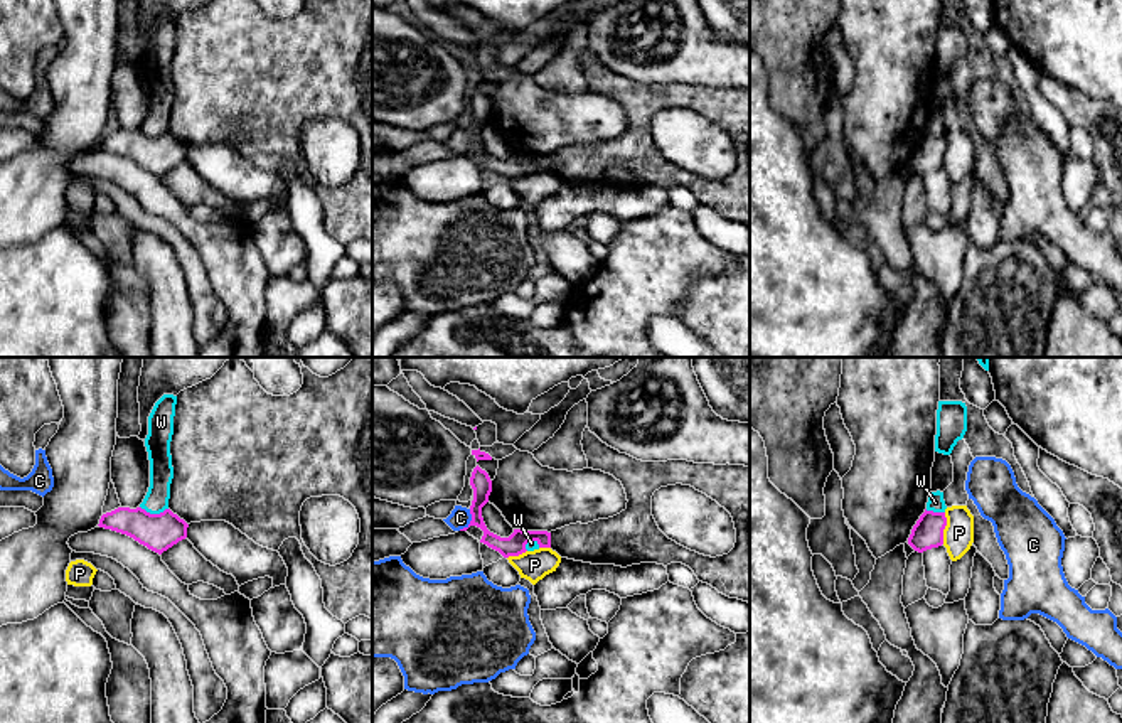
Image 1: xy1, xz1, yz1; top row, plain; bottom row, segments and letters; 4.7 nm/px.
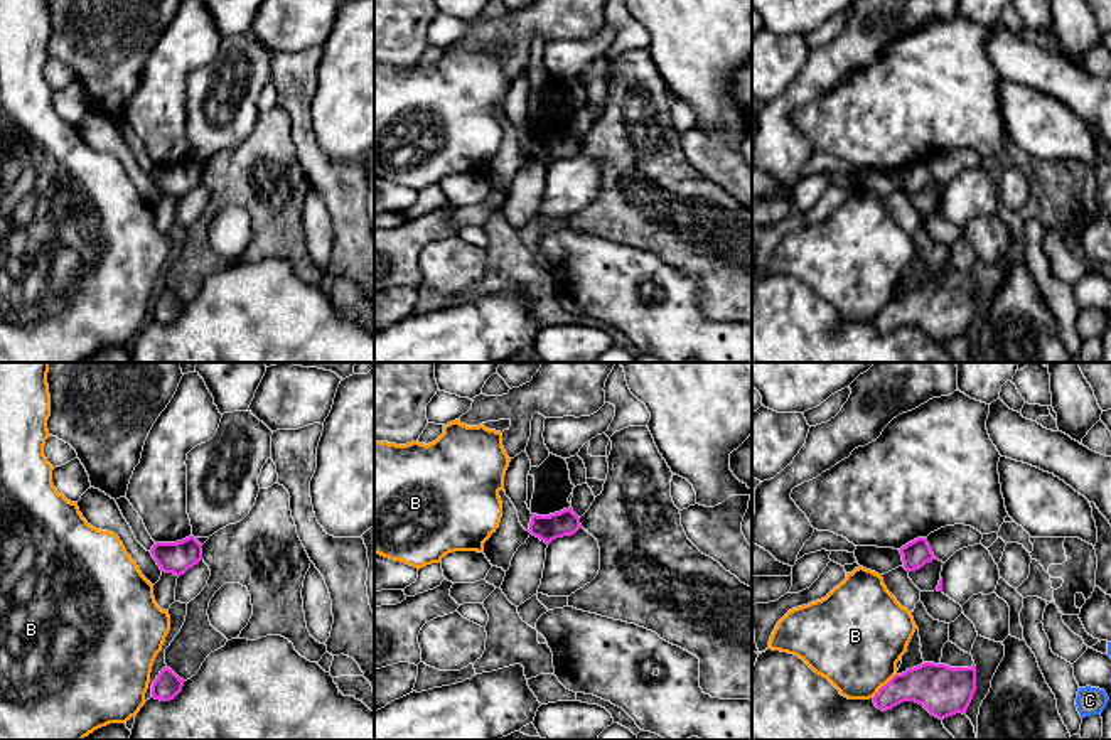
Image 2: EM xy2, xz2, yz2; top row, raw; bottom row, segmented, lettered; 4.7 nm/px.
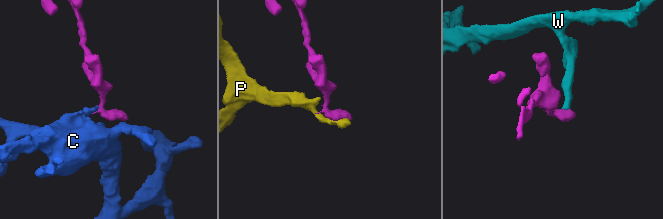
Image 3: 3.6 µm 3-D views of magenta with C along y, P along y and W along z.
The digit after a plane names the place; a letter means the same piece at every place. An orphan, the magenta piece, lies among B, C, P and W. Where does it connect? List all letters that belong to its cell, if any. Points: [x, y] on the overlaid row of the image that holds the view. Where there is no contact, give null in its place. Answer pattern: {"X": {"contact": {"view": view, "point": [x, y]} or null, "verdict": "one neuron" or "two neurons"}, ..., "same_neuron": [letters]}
{"B": {"contact": {"view": "yz2", "point": [885, 685]}, "verdict": "two neurons"}, "C": {"contact": {"view": "xz1", "point": [470, 521]}, "verdict": "one neuron"}, "P": {"contact": {"view": "yz1", "point": [944, 528]}, "verdict": "two neurons"}, "W": {"contact": {"view": "xy1", "point": [154, 514]}, "verdict": "two neurons"}, "same_neuron": ["C"]}

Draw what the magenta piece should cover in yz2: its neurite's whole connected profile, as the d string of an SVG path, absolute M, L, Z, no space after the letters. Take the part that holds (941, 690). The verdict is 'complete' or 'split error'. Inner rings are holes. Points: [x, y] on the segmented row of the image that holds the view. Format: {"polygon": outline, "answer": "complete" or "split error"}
{"polygon": "M924 662L895 674L873 696L878 710L887 711L904 701L922 705L932 716L944 720L956 713L966 713L976 691L976 666L949 668L946 664Z", "answer": "complete"}

